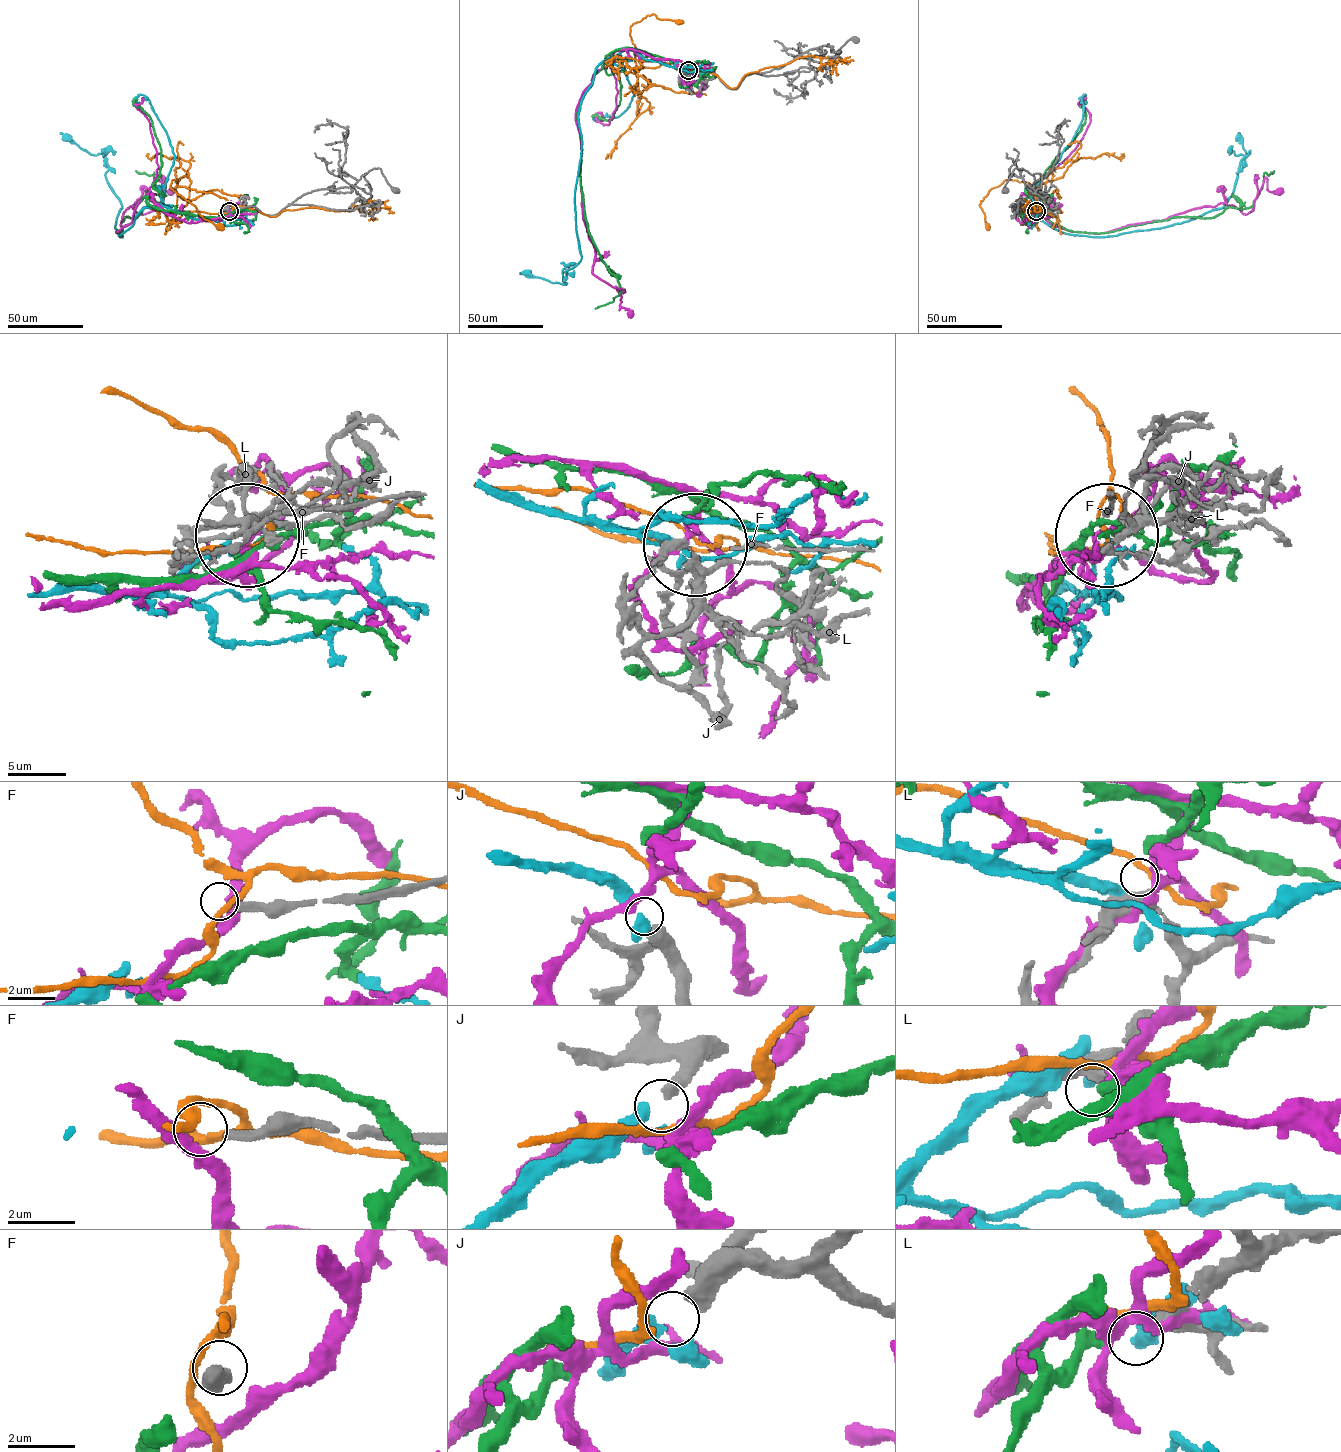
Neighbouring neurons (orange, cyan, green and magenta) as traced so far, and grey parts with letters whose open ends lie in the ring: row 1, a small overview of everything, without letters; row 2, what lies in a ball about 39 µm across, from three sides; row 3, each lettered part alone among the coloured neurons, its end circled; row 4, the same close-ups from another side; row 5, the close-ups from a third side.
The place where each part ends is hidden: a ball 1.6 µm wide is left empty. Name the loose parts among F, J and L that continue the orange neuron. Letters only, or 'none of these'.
none of these

